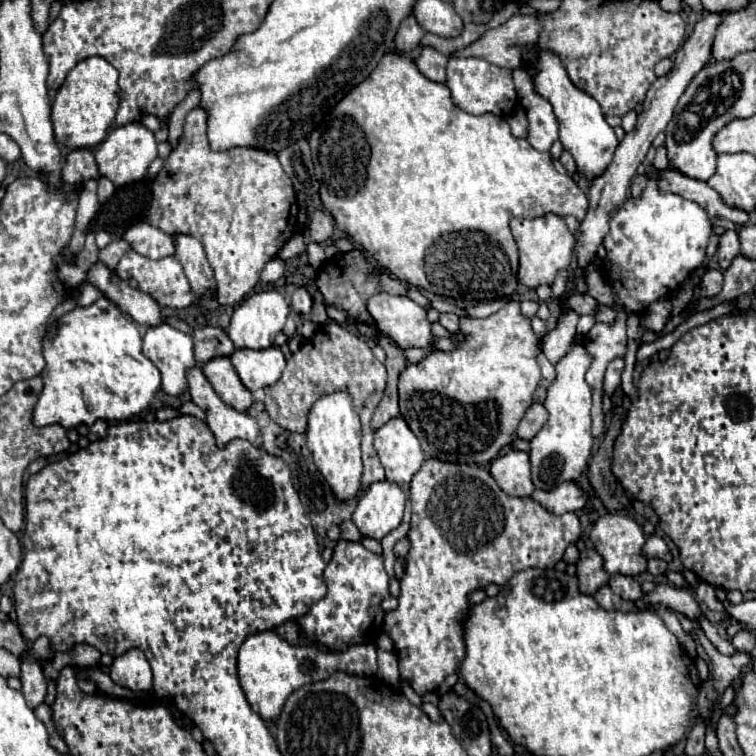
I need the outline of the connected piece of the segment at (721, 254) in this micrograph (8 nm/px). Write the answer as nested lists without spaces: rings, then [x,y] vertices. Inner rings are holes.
[[[726,230],[720,236],[718,242],[718,260],[720,260],[720,270],[726,270],[728,264],[732,262],[734,256],[740,254],[740,242],[738,242],[738,234],[736,230]]]

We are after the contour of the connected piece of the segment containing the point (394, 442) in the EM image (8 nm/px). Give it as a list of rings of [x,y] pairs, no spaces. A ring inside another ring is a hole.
[[[402,418],[388,420],[380,430],[376,430],[374,448],[386,470],[386,480],[398,484],[400,488],[410,484],[426,460],[418,438],[410,432]]]

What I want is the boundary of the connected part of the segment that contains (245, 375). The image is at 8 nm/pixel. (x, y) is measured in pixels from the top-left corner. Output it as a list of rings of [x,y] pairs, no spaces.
[[[276,346],[266,348],[266,350],[248,350],[248,348],[234,350],[230,360],[242,384],[248,390],[272,386],[280,378],[286,366],[286,360]]]

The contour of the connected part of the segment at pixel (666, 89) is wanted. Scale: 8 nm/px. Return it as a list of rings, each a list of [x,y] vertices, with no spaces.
[[[708,14],[704,16],[696,28],[694,28],[694,34],[684,42],[684,46],[676,52],[676,60],[674,60],[674,68],[662,76],[662,78],[656,78],[656,82],[650,86],[648,94],[646,94],[646,100],[644,100],[644,110],[642,114],[638,116],[638,124],[632,132],[628,132],[624,136],[624,140],[618,144],[616,152],[614,152],[614,158],[612,158],[612,164],[604,170],[604,174],[600,174],[594,182],[592,182],[592,188],[590,188],[590,208],[588,208],[588,214],[582,222],[582,236],[580,240],[576,242],[576,248],[578,248],[578,264],[580,268],[584,268],[588,262],[592,262],[596,258],[596,250],[598,246],[602,244],[602,238],[604,234],[608,232],[608,218],[612,214],[612,210],[616,210],[628,196],[628,188],[630,188],[630,180],[634,178],[640,162],[644,160],[648,148],[652,146],[652,140],[656,138],[656,134],[664,132],[666,130],[666,124],[670,122],[672,114],[674,114],[674,108],[678,104],[678,98],[684,94],[684,90],[688,88],[690,80],[704,68],[704,64],[708,62],[710,58],[710,48],[712,48],[712,40],[714,40],[714,32],[716,32],[716,26],[722,22],[724,14]]]

